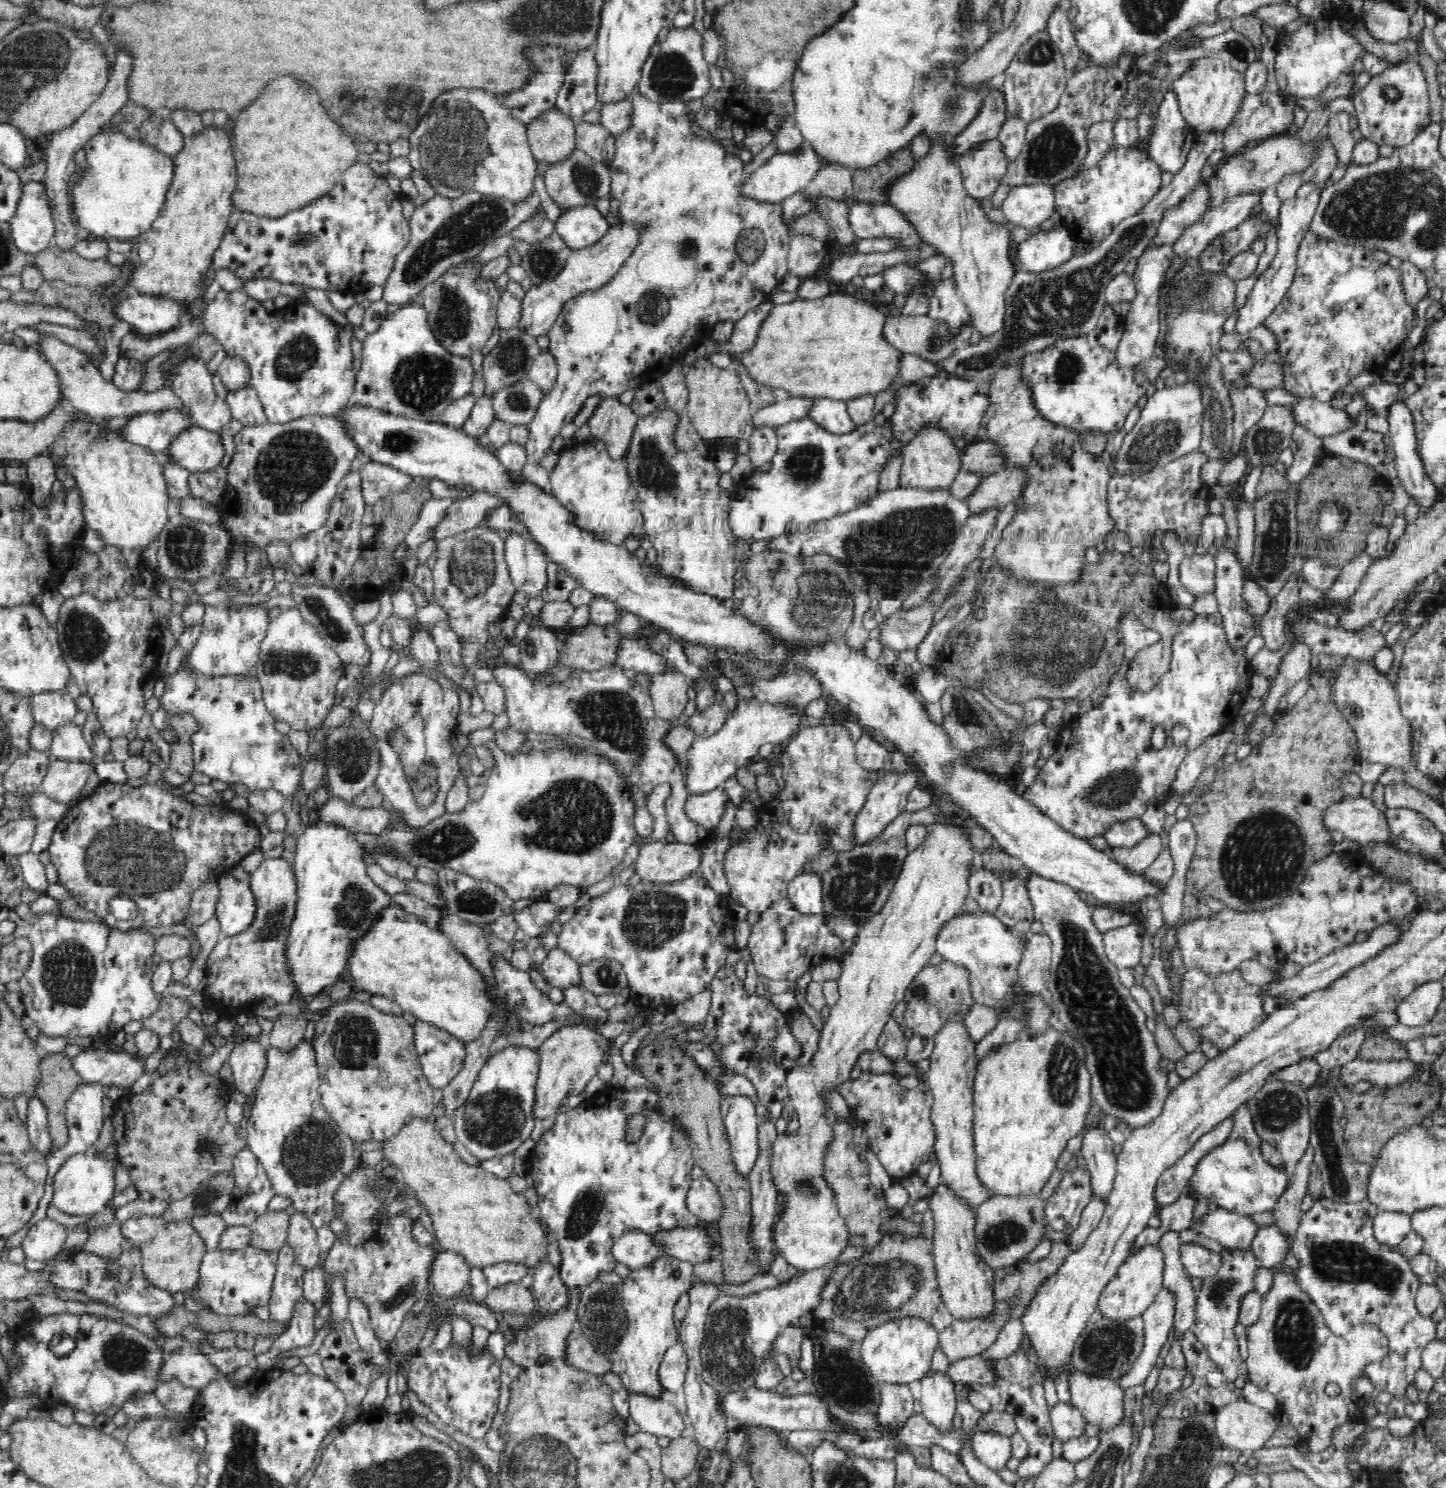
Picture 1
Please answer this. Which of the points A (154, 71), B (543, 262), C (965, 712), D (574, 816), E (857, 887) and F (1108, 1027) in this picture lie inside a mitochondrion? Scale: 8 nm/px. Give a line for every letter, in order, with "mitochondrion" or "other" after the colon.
A: other
B: mitochondrion
C: mitochondrion
D: mitochondrion
E: mitochondrion
F: mitochondrion

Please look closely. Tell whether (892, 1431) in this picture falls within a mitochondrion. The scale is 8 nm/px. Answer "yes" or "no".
no

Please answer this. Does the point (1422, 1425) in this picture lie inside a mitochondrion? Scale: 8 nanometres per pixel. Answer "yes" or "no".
no

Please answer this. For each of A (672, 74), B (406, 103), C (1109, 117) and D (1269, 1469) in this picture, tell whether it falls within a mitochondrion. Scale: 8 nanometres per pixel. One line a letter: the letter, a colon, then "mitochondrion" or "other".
A: mitochondrion
B: mitochondrion
C: other
D: other

